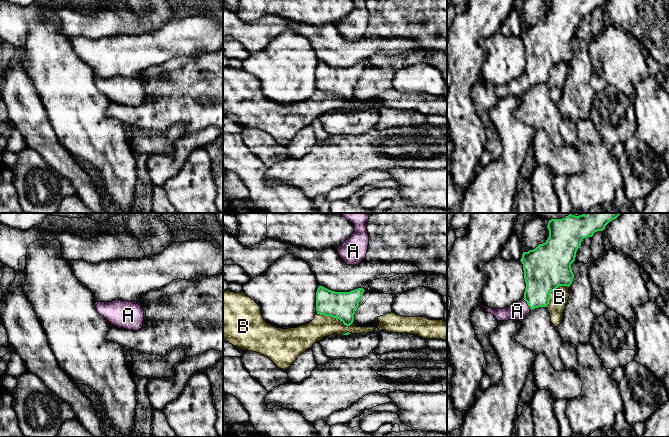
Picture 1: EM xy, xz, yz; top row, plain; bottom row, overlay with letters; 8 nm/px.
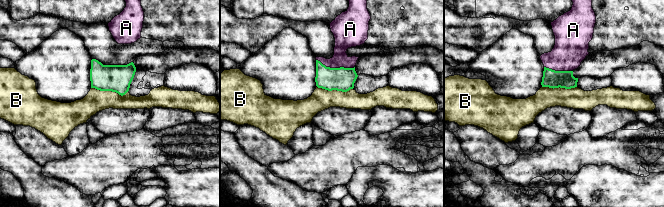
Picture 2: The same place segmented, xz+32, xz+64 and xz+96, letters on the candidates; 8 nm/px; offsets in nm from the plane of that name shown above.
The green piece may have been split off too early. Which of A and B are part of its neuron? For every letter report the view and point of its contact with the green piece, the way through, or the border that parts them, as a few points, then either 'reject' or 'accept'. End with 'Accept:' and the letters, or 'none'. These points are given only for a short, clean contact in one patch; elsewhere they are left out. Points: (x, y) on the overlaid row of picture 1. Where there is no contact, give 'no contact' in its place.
A: yz (527, 303) | across yz (542, 276), (537, 293), (527, 303), (517, 311) | accept
B: xz (335, 317) | along xz (317, 313), (338, 318), (347, 326), (352, 323) | reject
Accept: A

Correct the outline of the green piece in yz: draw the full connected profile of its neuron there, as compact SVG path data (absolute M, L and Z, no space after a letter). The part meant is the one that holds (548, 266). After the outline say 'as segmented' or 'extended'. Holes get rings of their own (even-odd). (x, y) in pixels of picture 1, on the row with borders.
M583 213L549 220L549 237L546 242L523 252L520 260L526 283L524 298L504 309L491 309L483 304L481 306L498 321L523 320L532 309L547 307L550 294L556 288L572 284L574 274L571 264L575 261L583 239L604 230L619 215L620 213Z; extended

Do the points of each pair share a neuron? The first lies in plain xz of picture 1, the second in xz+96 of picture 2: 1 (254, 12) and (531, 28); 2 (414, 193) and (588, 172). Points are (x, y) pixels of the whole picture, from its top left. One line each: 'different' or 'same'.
1: different
2: same

